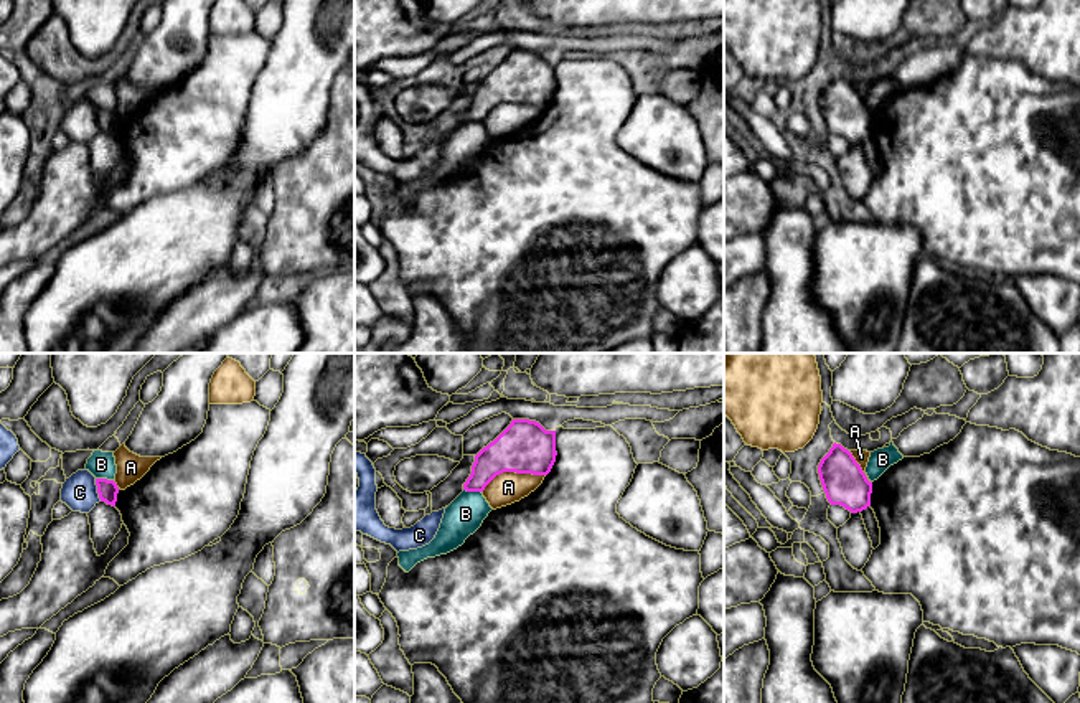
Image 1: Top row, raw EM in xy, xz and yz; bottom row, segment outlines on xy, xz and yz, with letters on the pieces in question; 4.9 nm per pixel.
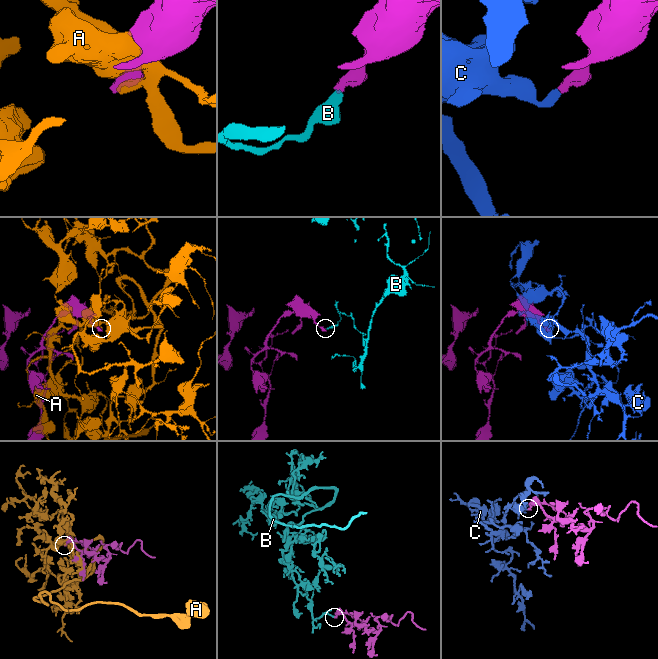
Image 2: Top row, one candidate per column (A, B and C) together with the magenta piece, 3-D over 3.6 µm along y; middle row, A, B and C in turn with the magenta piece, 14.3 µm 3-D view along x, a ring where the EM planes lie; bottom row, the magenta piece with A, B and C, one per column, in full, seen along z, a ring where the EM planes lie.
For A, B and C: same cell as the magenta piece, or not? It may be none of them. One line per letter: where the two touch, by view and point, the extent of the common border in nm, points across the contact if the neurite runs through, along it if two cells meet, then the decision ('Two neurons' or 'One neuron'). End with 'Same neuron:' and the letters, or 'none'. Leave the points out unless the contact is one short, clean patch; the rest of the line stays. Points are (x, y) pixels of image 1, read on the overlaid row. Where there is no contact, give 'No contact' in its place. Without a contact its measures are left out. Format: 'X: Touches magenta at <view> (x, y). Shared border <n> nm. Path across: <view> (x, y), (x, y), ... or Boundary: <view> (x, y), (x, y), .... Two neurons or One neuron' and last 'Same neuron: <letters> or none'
A: Touches magenta at xz (511, 471). Shared border 320 nm. Two neurons
B: Touches magenta at xy (104, 479). Shared border 90 nm. Boundary: xy (96, 477), (112, 481). Two neurons
C: Touches magenta at xy (98, 490). Shared border 120 nm. Boundary: xy (94, 479), (101, 500). Two neurons
Same neuron: none

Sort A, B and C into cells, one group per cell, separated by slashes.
A / B / C

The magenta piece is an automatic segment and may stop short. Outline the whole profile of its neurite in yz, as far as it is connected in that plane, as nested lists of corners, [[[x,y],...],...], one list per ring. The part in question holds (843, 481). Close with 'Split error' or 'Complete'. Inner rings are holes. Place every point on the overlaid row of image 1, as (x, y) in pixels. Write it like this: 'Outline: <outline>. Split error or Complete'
Outline: [[[833,444],[821,459],[818,474],[831,505],[841,505],[851,513],[871,507],[872,482],[867,480],[852,454],[841,444]]]. Complete

